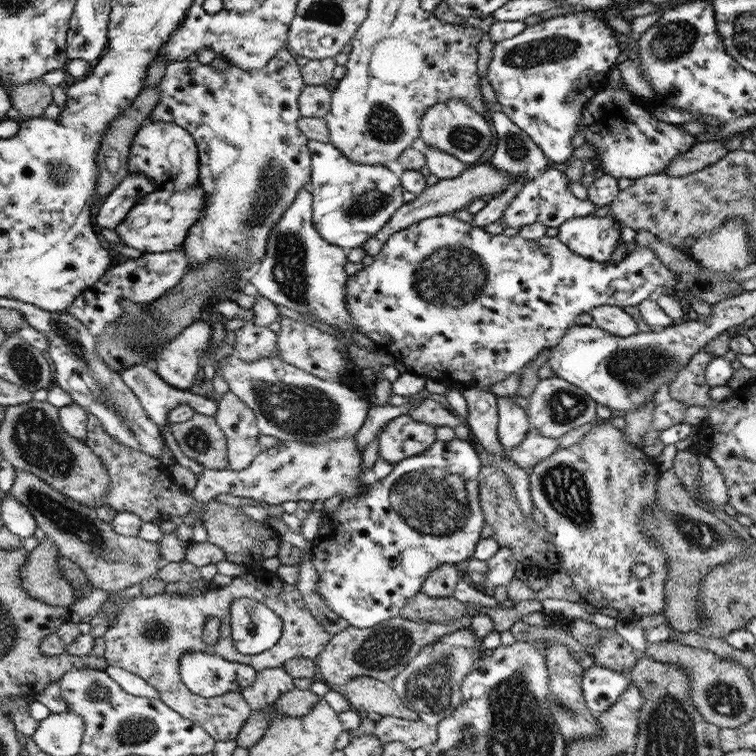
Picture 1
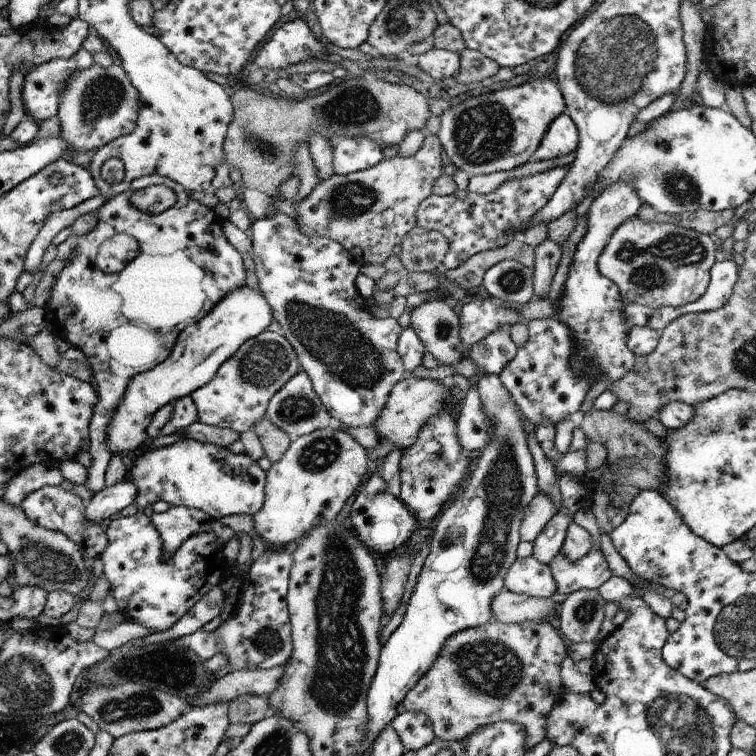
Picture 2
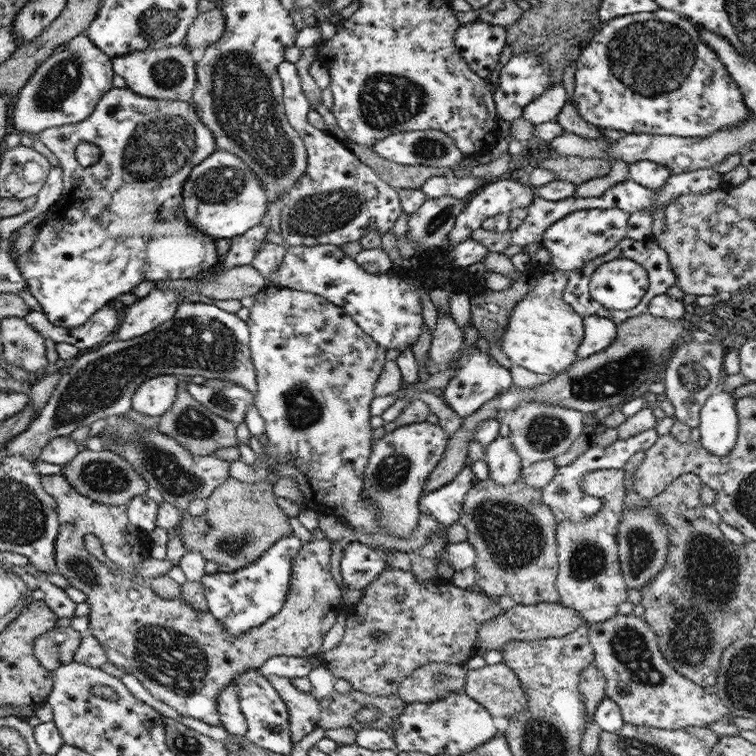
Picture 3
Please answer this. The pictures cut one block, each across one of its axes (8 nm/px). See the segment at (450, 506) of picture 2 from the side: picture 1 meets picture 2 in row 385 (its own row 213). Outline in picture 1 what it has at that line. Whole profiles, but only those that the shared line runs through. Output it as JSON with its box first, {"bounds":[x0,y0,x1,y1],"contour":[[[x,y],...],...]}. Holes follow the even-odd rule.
{"bounds":[472,112,548,228],"contour":[[[490,112],[490,124],[492,125],[492,130],[498,137],[498,148],[497,153],[495,153],[490,160],[486,163],[494,165],[496,169],[502,169],[510,175],[520,175],[520,178],[516,182],[512,182],[508,188],[504,188],[502,192],[498,192],[498,196],[493,197],[492,200],[487,202],[487,206],[479,213],[474,215],[472,220],[472,226],[478,226],[478,228],[483,228],[497,222],[501,215],[509,208],[510,202],[516,197],[516,193],[520,192],[520,189],[539,177],[544,168],[548,167],[548,158],[542,153],[542,150],[530,139],[530,136],[516,127],[514,122],[510,121],[502,112]]]}

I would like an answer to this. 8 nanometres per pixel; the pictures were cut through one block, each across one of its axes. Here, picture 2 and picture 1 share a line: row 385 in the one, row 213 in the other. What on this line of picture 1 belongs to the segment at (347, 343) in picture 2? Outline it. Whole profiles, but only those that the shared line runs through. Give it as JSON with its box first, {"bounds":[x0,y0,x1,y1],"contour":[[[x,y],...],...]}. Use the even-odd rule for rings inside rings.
{"bounds":[308,140,405,251],"contour":[[[308,140],[310,158],[310,190],[314,200],[312,223],[329,243],[349,251],[360,248],[376,232],[380,232],[392,216],[405,204],[400,176],[384,165],[354,163],[332,143]]]}

